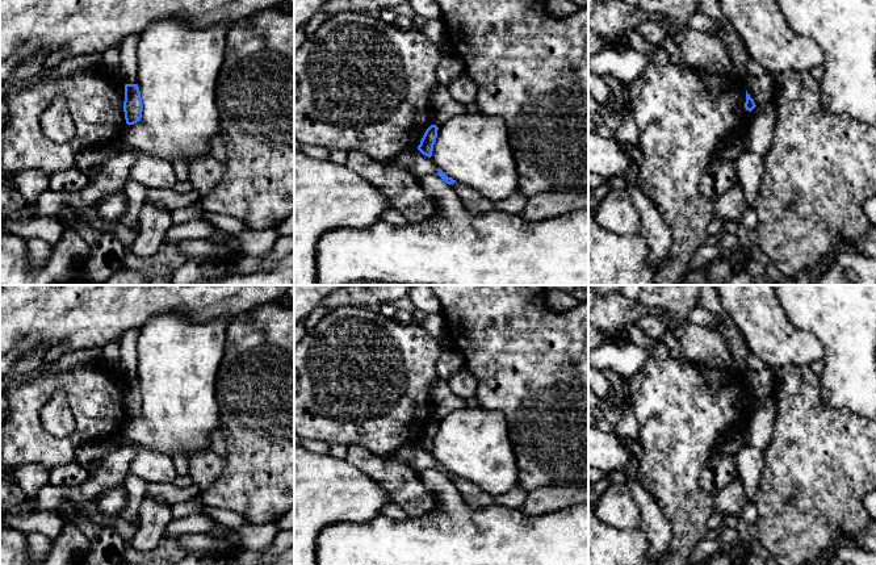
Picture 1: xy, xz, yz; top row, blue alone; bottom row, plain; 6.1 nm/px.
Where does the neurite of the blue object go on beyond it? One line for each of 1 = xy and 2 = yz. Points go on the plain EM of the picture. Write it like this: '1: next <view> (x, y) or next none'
1: next none
2: next none

